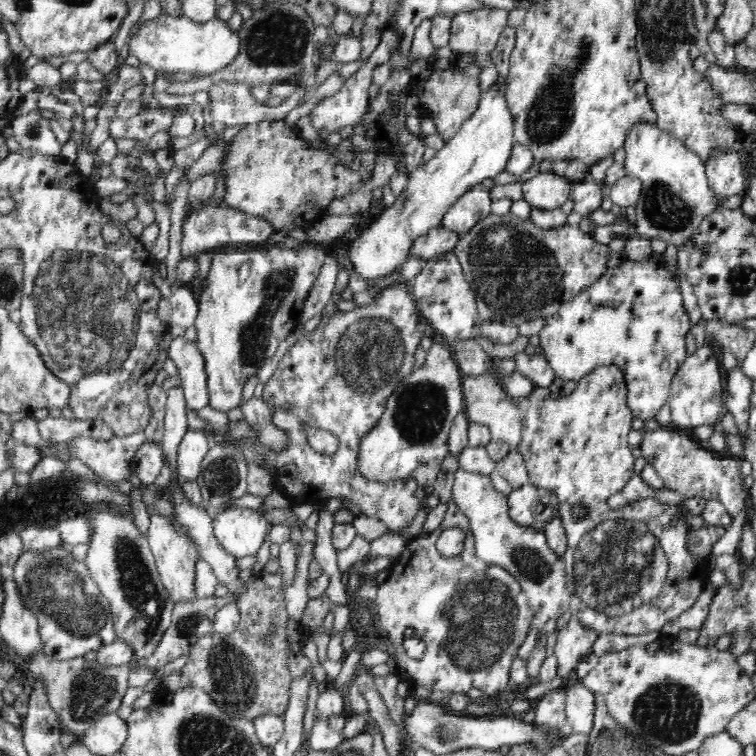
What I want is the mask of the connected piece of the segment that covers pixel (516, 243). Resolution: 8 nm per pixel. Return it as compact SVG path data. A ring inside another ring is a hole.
M491 212L486 218L479 220L460 236L460 242L452 252L460 261L465 279L475 296L477 311L484 322L496 321L517 327L523 322L556 313L563 303L600 282L612 270L608 269L608 256L612 256L608 246L599 244L580 227L562 225L539 228L531 219L521 219L511 212L504 216L496 216Z

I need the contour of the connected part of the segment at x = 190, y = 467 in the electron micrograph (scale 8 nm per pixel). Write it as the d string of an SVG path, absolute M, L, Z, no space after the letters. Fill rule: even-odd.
M188 428L178 446L175 478L194 482L202 470L202 460L210 447L211 443L208 443L208 438L203 432Z

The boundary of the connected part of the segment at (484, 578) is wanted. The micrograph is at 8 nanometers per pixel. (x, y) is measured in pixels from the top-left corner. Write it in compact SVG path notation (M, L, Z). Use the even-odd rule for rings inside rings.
M451 500L447 503L447 506L446 516L440 526L431 533L422 533L414 539L409 540L406 548L397 557L398 562L394 561L396 566L391 568L391 572L389 572L389 577L387 578L388 582L380 584L378 588L378 597L374 600L374 604L377 606L376 612L378 612L378 622L380 622L380 628L386 630L386 634L388 634L388 638L393 645L393 659L397 664L398 671L400 672L400 675L404 676L405 680L410 682L411 688L424 689L427 691L434 687L438 687L444 691L444 694L447 693L449 696L455 692L464 692L466 694L470 688L479 688L484 692L482 697L494 696L494 694L506 690L510 677L496 678L496 676L492 674L492 670L494 670L494 666L500 666L500 668L502 668L502 664L504 664L504 656L512 660L512 658L514 658L514 652L518 653L519 647L529 634L534 615L533 611L529 608L529 603L527 597L524 595L523 589L520 587L517 579L512 576L512 573L509 573L504 568L494 568L493 565L486 564L475 555L475 538L470 532L469 518L456 506L454 501ZM448 527L461 527L466 533L465 550L464 553L460 554L458 557L444 557L444 555L440 554L440 551L437 549L436 542L438 537L442 530ZM407 628L413 628L416 632L416 638L424 640L424 644L426 644L426 654L424 654L424 657L421 660L410 658L406 653L406 650L403 648L404 641L406 640L404 632Z

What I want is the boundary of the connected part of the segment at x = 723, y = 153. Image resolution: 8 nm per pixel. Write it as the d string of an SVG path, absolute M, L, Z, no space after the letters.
M719 149L705 164L708 185L715 196L724 198L733 194L744 194L747 180L742 168L742 158L739 151Z

